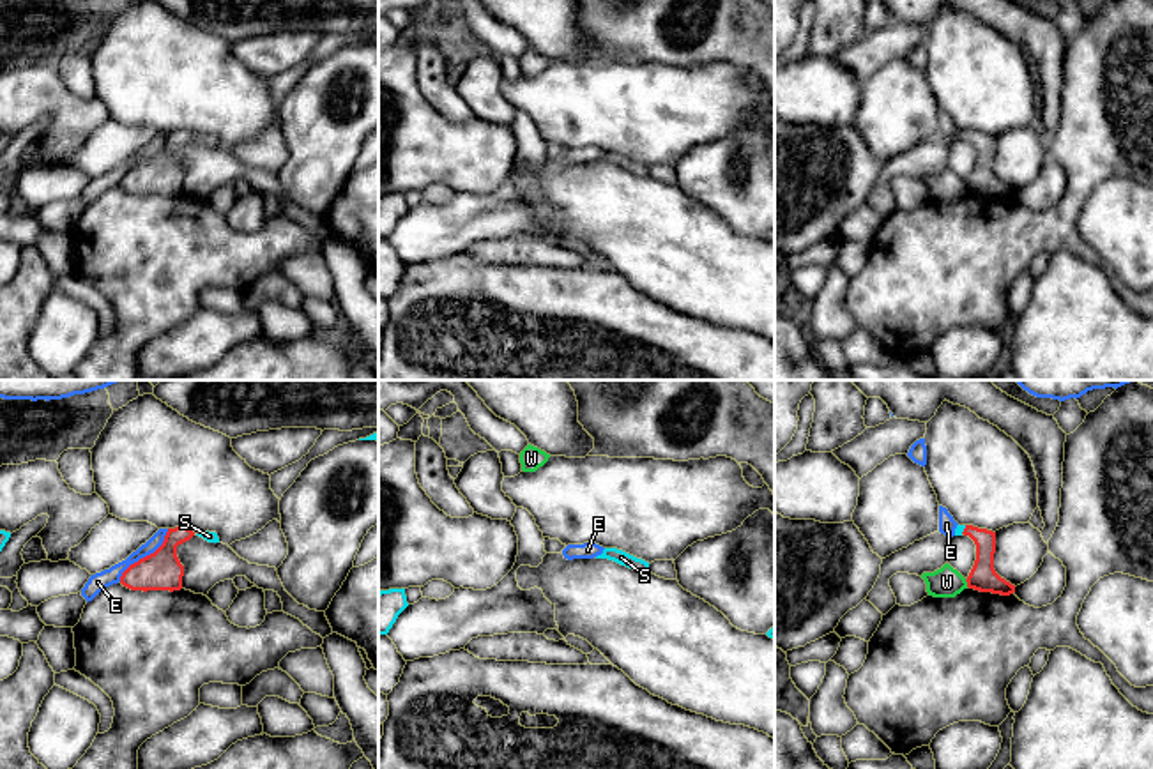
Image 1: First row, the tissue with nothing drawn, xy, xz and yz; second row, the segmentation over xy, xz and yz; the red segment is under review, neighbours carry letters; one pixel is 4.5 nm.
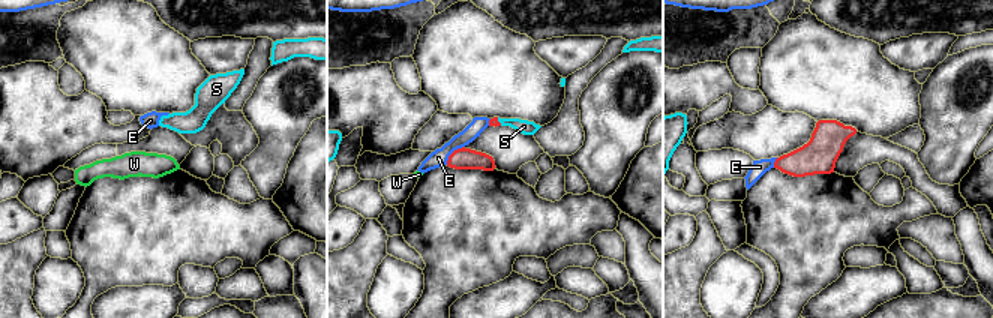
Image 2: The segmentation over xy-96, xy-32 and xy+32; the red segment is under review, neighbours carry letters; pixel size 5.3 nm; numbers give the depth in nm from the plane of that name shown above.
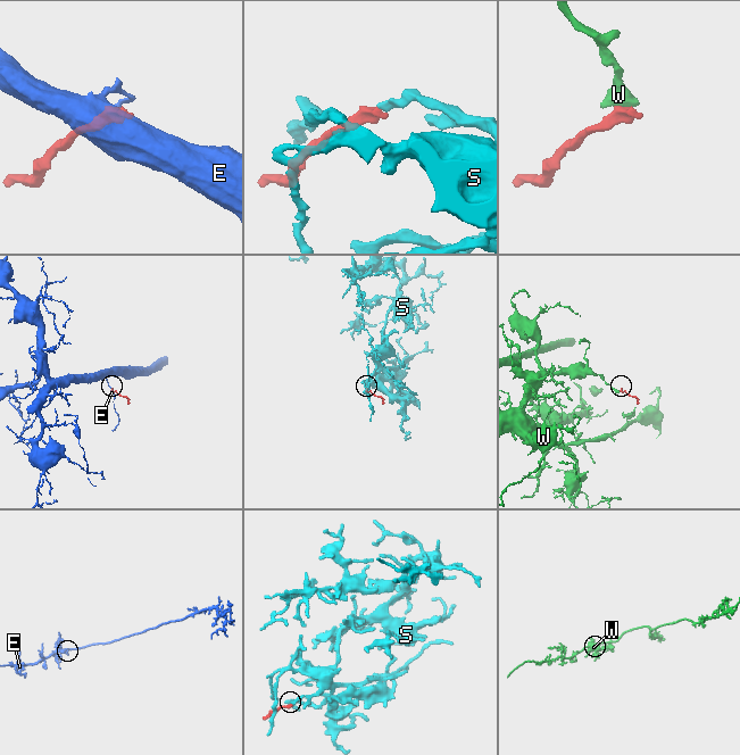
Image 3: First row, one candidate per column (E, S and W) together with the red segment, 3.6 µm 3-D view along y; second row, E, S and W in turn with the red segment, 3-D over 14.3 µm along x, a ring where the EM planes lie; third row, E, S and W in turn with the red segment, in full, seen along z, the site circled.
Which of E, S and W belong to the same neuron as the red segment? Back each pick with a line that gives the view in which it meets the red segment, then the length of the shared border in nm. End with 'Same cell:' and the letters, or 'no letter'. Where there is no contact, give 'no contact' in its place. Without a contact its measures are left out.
S: contact in yz; length 50 nm
Same cell: S

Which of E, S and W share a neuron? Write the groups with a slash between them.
E / S / W

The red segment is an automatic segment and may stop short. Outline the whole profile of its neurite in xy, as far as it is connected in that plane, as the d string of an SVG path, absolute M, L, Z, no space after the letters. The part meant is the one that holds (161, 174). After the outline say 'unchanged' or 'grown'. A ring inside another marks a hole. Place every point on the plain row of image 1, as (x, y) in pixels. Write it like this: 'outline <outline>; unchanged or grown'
outline M187 131L168 133L163 148L150 159L131 168L120 180L120 187L131 194L180 194L184 170L177 161L177 150L189 145L195 136Z; unchanged

